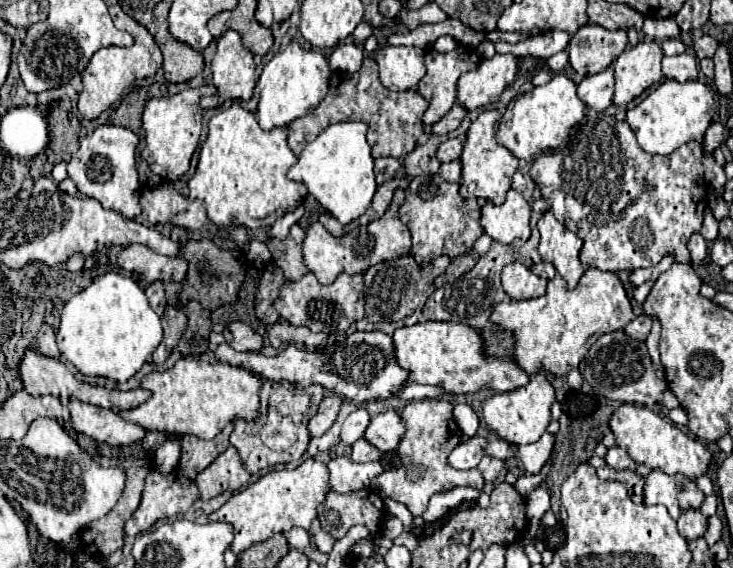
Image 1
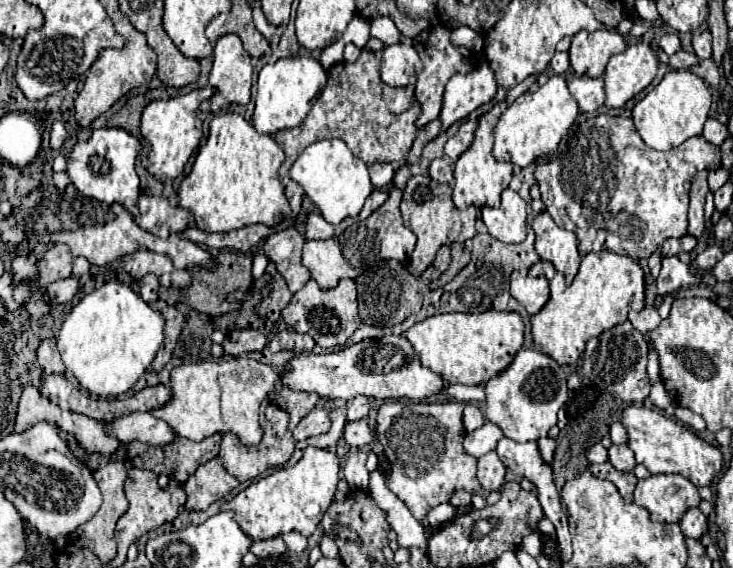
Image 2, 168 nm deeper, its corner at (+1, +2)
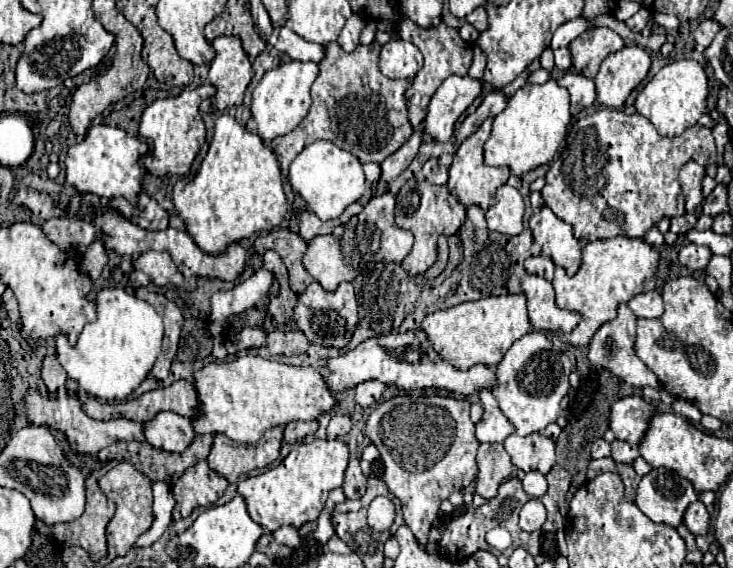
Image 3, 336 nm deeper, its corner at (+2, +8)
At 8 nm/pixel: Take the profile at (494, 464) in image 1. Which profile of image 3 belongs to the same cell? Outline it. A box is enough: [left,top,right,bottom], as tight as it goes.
[475,444,513,500]

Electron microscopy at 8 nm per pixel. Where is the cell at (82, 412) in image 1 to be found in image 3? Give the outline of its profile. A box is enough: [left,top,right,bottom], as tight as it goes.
[145,412,197,452]

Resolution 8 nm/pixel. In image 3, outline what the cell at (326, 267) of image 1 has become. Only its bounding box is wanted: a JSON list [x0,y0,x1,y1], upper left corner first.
[303,192,413,292]

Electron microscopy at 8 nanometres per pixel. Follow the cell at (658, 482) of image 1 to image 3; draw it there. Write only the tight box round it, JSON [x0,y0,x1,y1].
[635,468,697,528]

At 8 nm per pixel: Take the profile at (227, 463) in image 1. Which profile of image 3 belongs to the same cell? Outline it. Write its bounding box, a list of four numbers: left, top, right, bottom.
[171,460,229,520]

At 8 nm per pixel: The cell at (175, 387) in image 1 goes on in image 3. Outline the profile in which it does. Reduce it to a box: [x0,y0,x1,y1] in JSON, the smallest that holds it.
[193,354,339,442]

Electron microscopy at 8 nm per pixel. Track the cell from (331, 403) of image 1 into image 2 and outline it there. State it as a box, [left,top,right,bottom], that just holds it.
[294,406,330,440]

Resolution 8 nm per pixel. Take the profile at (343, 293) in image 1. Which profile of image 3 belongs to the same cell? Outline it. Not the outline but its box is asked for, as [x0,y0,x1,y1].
[293,282,357,348]

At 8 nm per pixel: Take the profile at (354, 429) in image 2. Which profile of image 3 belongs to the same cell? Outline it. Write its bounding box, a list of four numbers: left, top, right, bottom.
[327,414,351,438]

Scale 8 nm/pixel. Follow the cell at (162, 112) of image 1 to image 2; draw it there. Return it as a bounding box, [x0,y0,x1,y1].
[142,90,204,182]

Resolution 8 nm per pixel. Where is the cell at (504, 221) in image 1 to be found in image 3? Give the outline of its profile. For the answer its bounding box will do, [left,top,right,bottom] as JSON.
[485,184,523,236]

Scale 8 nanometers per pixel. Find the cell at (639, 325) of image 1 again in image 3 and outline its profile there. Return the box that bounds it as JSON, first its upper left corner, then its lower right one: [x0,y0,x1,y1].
[629,290,663,318]

